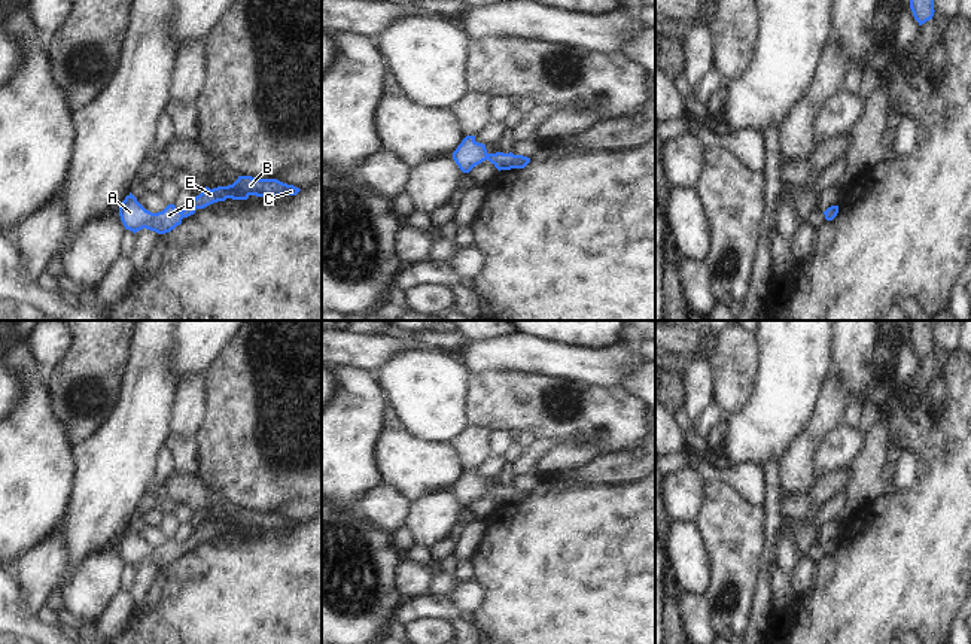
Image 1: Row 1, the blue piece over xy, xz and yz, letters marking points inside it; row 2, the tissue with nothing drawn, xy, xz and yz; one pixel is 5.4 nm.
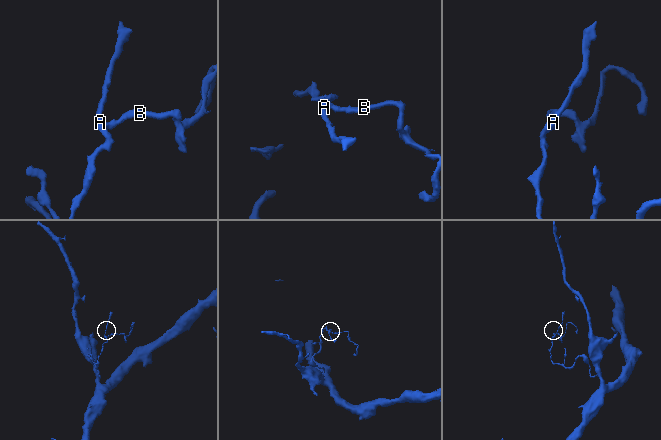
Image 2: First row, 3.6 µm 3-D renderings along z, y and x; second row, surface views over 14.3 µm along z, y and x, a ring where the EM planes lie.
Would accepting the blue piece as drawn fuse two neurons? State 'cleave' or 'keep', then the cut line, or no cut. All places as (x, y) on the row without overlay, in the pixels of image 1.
keep | no cut

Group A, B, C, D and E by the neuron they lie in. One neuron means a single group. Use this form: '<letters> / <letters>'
A B C D E

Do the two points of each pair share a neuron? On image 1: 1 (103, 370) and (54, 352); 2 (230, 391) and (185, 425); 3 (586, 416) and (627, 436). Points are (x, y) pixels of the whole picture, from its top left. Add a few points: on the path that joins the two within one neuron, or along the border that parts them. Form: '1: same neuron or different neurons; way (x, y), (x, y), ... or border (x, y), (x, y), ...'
1: different neurons; border (75, 336), (72, 351), (48, 373)
2: different neurons; border (207, 373), (209, 413), (195, 437)
3: same neuron; way (596, 416), (609, 418), (617, 425)

